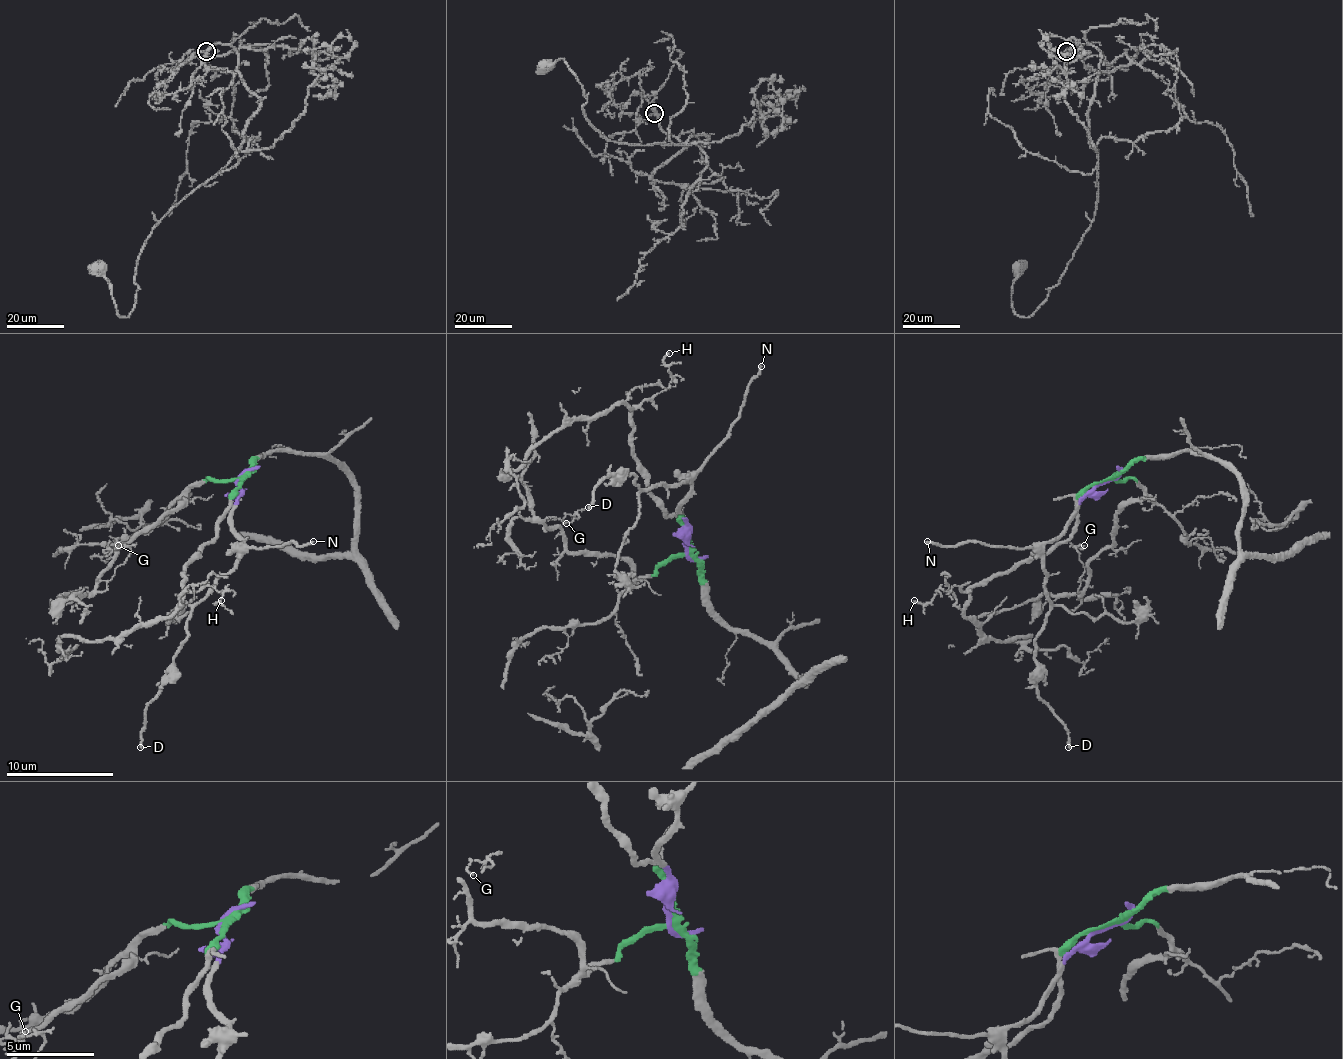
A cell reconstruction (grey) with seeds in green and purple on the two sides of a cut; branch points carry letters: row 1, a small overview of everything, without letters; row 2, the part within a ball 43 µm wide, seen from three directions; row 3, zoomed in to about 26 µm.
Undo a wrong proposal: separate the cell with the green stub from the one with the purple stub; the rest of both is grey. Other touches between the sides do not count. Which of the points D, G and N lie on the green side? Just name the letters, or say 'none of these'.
G

